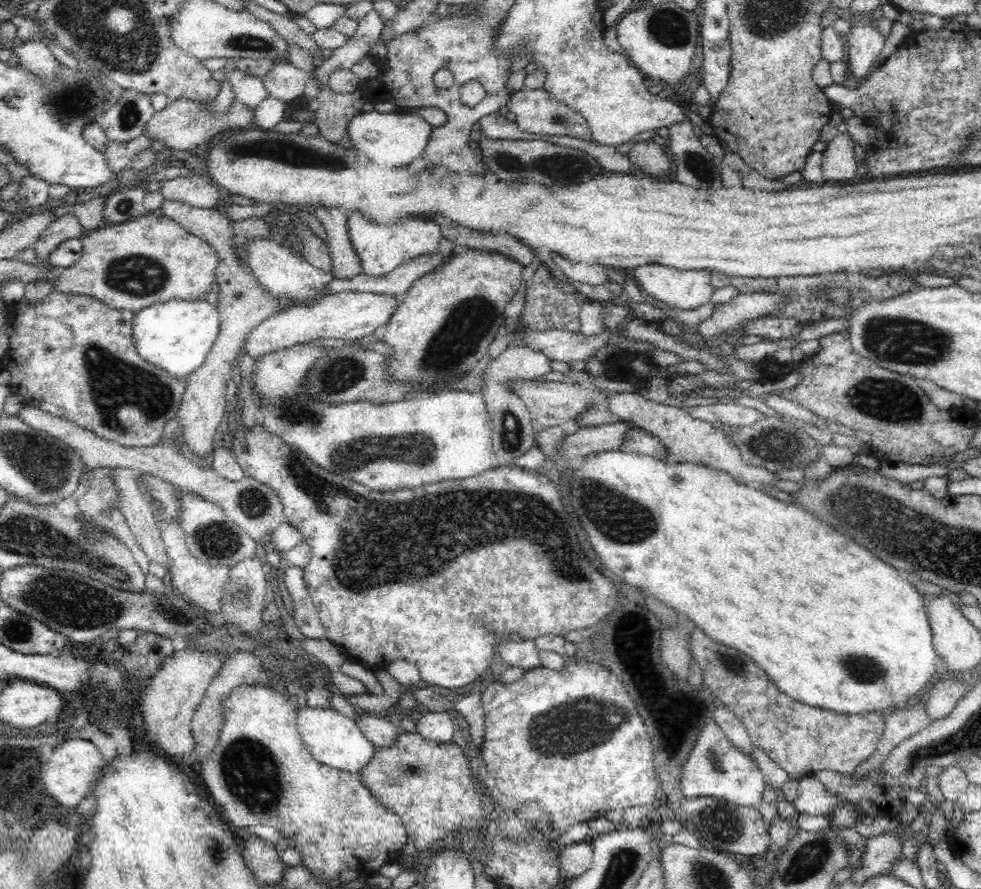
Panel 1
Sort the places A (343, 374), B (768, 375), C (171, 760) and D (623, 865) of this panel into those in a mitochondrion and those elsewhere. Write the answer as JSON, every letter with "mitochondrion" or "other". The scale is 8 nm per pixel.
{"A":"mitochondrion","B":"other","C":"other","D":"mitochondrion"}

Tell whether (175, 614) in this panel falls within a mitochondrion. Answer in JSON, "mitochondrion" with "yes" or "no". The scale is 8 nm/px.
{"mitochondrion":"yes"}

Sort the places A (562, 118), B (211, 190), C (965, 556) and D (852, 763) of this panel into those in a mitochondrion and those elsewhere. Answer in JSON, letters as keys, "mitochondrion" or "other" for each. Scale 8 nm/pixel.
{"A":"mitochondrion","B":"other","C":"mitochondrion","D":"other"}

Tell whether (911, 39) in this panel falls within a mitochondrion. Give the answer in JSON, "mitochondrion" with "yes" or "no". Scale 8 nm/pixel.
{"mitochondrion":"no"}

